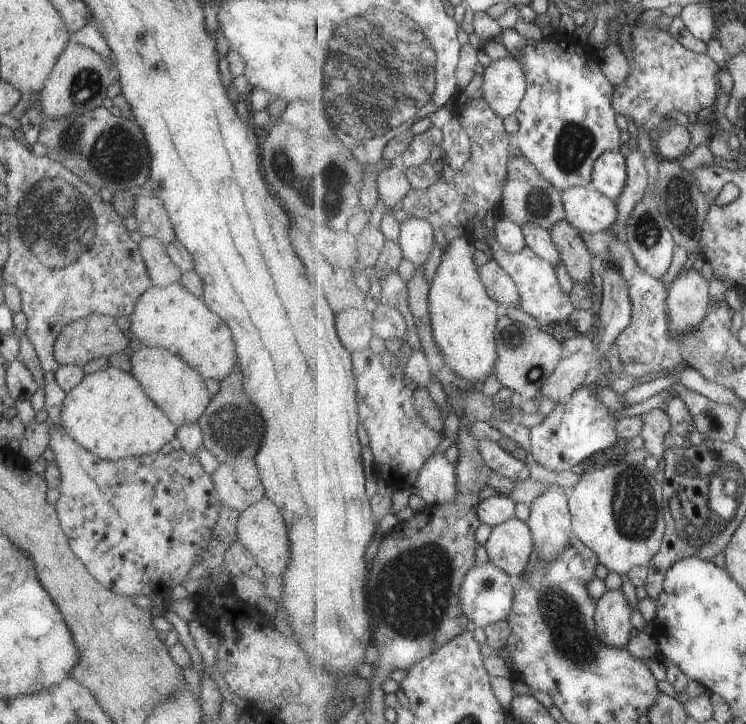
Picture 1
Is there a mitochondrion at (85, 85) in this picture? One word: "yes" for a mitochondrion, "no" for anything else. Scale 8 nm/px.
yes

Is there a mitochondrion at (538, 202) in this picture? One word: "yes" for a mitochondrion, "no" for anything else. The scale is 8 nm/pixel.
yes

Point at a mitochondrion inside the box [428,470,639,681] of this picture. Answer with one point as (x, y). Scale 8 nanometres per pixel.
(571, 640)

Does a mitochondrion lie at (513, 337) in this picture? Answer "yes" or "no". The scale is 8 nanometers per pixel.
yes

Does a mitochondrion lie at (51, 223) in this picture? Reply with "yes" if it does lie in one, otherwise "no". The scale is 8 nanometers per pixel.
yes

